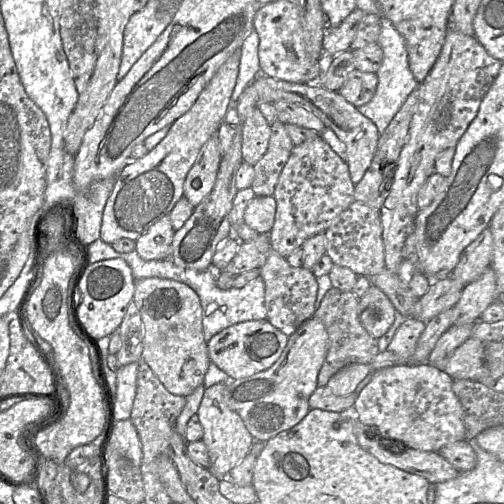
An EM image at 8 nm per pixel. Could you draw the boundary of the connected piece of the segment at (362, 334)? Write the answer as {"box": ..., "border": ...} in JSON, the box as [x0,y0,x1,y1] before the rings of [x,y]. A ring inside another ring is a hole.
{"box":[314,287,379,386],"border":[[[332,287],[324,295],[314,317],[326,328],[329,348],[325,361],[318,374],[318,386],[326,386],[329,379],[349,364],[370,364],[379,353],[378,339],[372,337],[362,326],[358,316],[359,300],[352,291],[342,291]]]}

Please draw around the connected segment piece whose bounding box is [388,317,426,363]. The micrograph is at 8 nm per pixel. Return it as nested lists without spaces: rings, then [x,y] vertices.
[[[406,317],[401,323],[388,346],[388,350],[400,358],[400,363],[410,363],[425,326],[426,322],[413,317]]]

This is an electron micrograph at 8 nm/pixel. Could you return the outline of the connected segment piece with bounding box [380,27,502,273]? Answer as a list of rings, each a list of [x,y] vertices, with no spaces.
[[[449,27],[440,55],[426,79],[419,84],[419,104],[408,137],[400,152],[390,192],[380,208],[385,269],[397,273],[406,239],[415,231],[418,194],[435,172],[438,155],[458,141],[476,117],[481,101],[497,77],[502,62],[493,58],[475,36]]]

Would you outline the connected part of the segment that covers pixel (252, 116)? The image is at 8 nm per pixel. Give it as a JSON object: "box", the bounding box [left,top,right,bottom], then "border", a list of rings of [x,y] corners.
{"box":[241,106,271,166],"border":[[[257,106],[241,123],[242,159],[245,163],[253,166],[265,154],[271,134],[270,126]]]}

